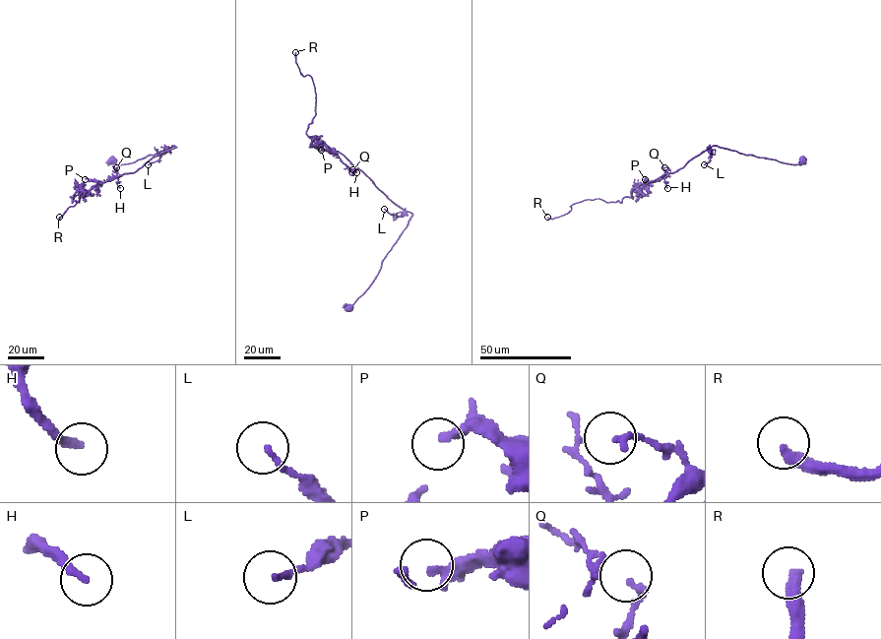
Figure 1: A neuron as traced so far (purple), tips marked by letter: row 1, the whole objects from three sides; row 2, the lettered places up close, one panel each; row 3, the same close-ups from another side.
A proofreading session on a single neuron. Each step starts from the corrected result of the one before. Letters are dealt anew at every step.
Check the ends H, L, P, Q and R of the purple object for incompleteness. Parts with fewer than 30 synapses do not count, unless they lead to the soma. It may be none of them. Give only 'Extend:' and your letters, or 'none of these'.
Extend: none of these

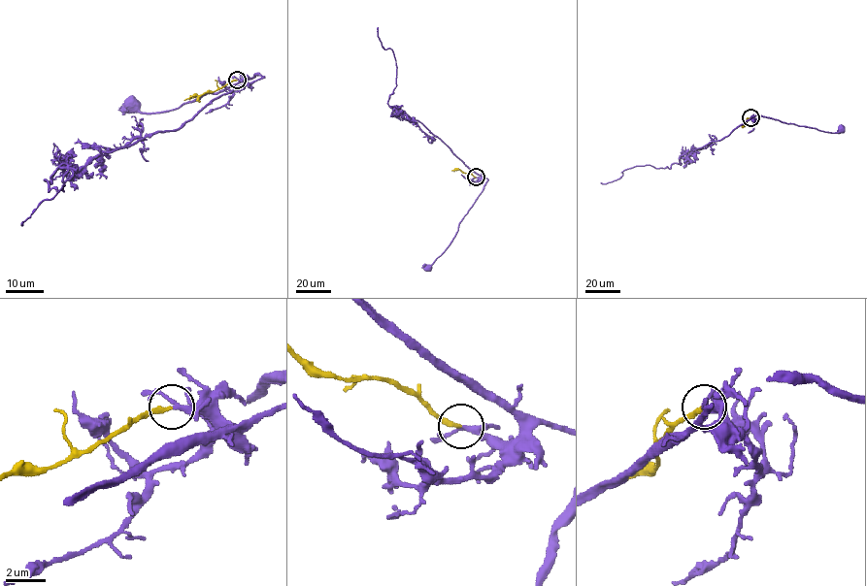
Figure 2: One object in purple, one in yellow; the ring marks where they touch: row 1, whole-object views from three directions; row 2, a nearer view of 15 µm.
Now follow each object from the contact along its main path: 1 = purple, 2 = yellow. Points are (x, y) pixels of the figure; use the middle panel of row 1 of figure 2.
1: (476, 177), (487, 179), (483, 190), (459, 224), (451, 243), (426, 268)
2: (476, 177), (458, 169), (451, 171)

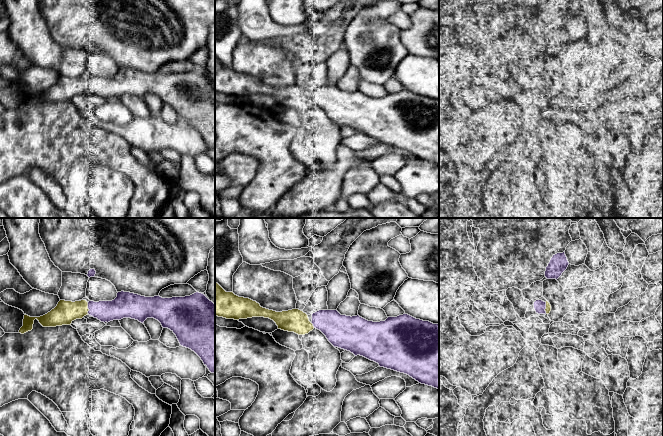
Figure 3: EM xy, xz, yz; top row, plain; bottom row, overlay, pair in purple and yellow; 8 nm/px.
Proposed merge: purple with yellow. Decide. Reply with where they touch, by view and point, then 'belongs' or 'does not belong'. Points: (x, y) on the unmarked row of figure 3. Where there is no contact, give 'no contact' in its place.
meets purple in xy at (88, 84); belongs

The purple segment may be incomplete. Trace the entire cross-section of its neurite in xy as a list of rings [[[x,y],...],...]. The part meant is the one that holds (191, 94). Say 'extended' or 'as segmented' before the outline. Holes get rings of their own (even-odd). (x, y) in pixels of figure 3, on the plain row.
extended; [[[118,68],[112,77],[65,77],[60,76],[57,82],[47,90],[40,93],[24,91],[23,102],[19,109],[24,110],[33,105],[34,96],[37,95],[43,103],[56,103],[71,101],[76,95],[82,95],[86,91],[97,94],[101,98],[110,98],[131,94],[141,99],[147,94],[158,96],[163,104],[170,105],[177,113],[181,122],[194,127],[207,142],[211,149],[215,149],[215,80],[204,70],[196,68],[190,72],[162,74],[159,71],[145,73],[130,68]]]

